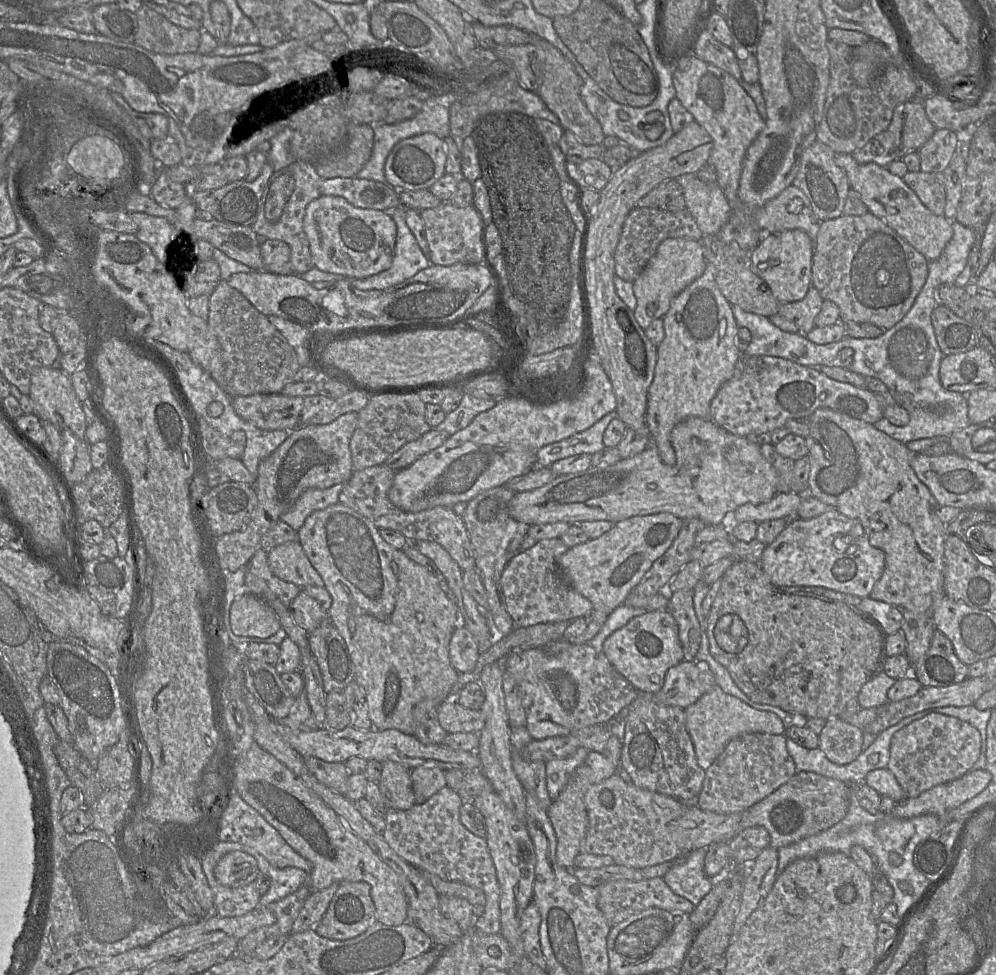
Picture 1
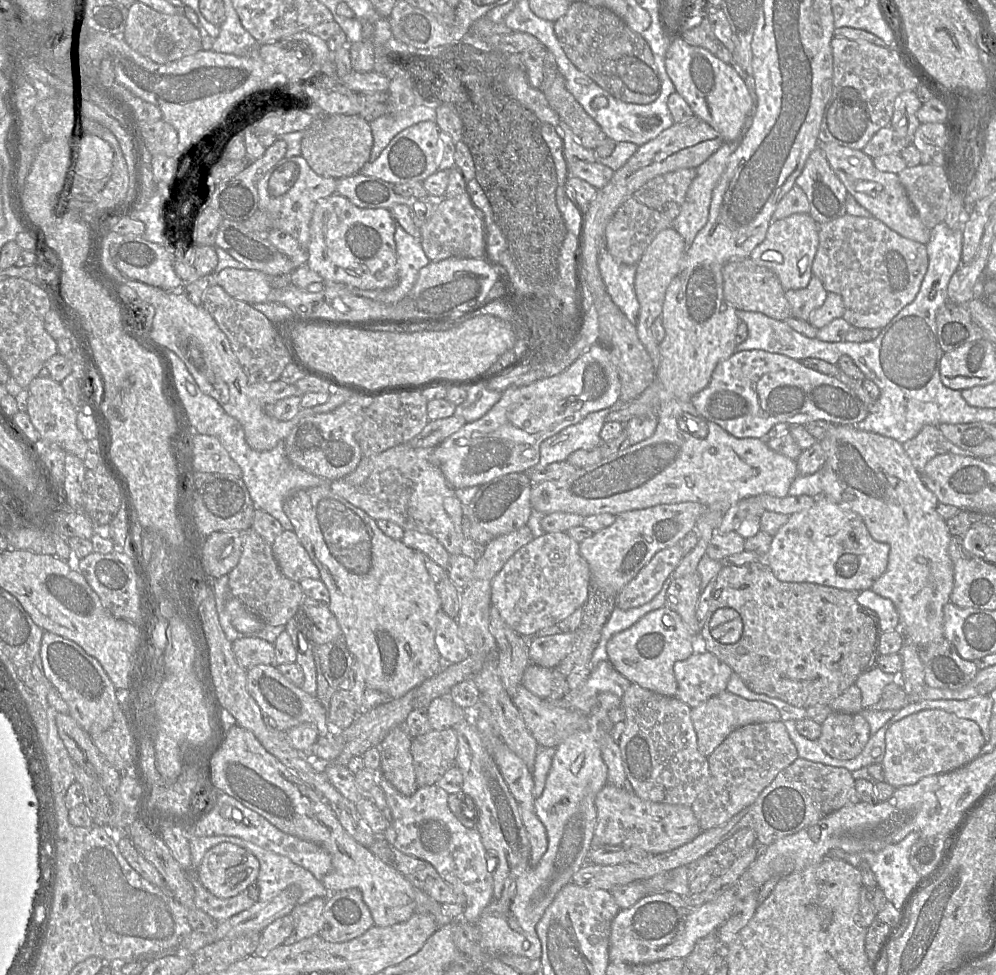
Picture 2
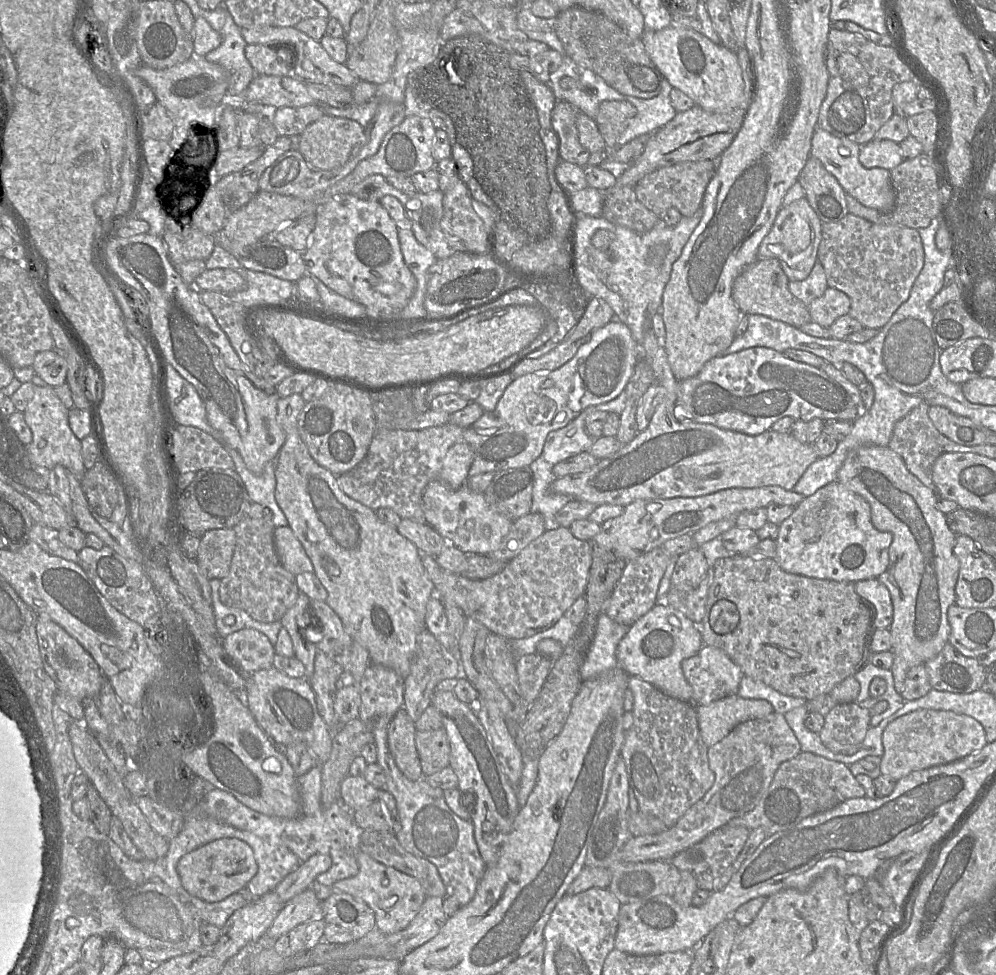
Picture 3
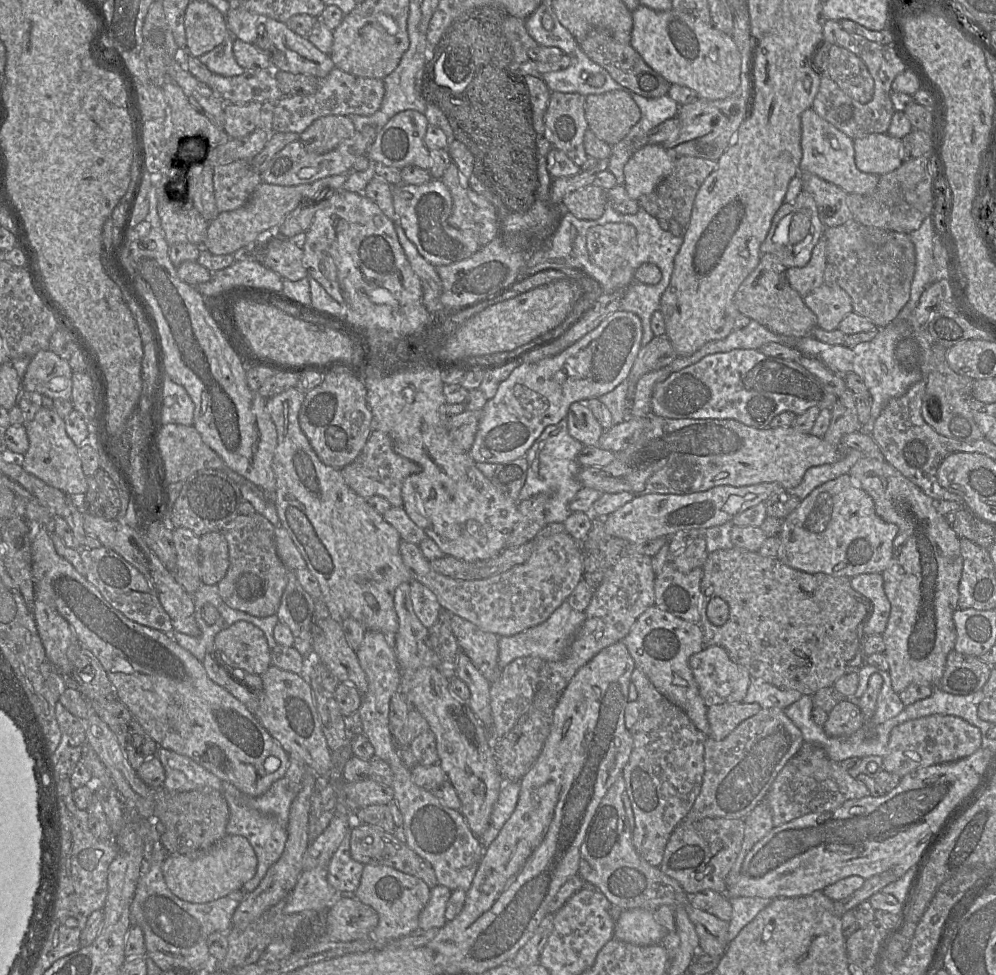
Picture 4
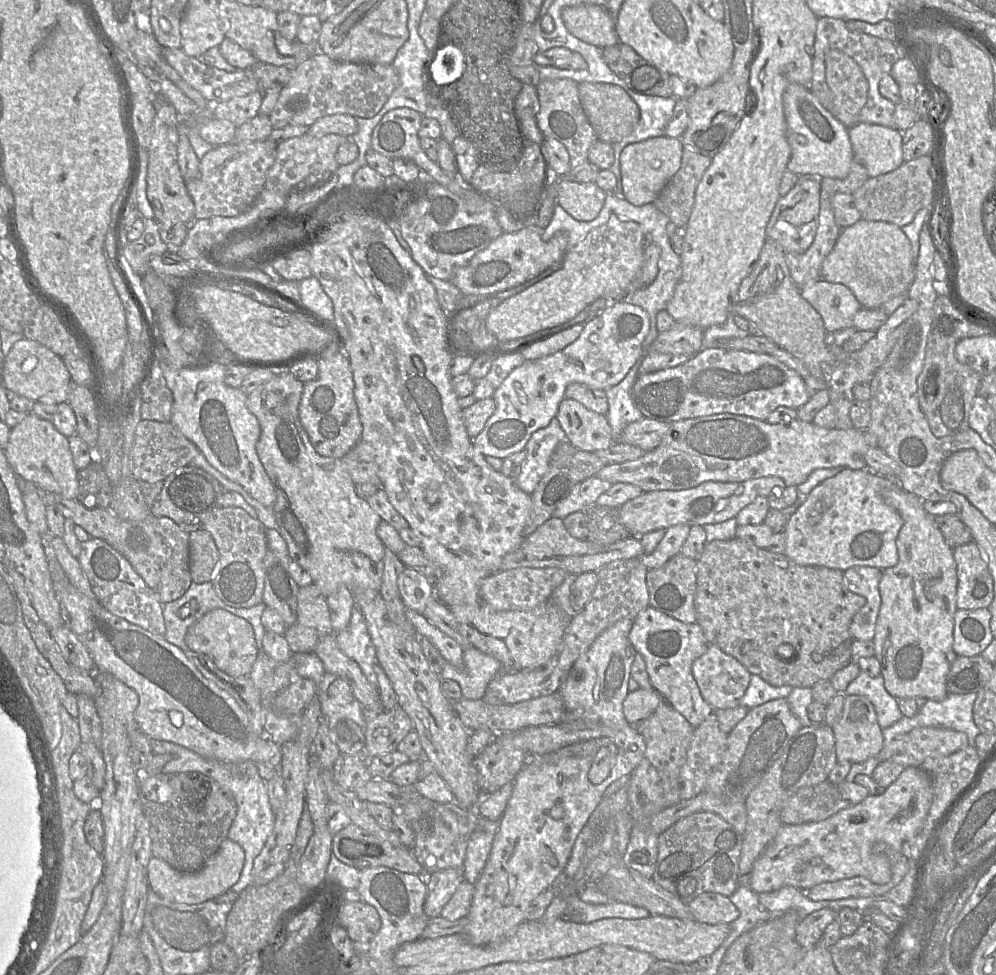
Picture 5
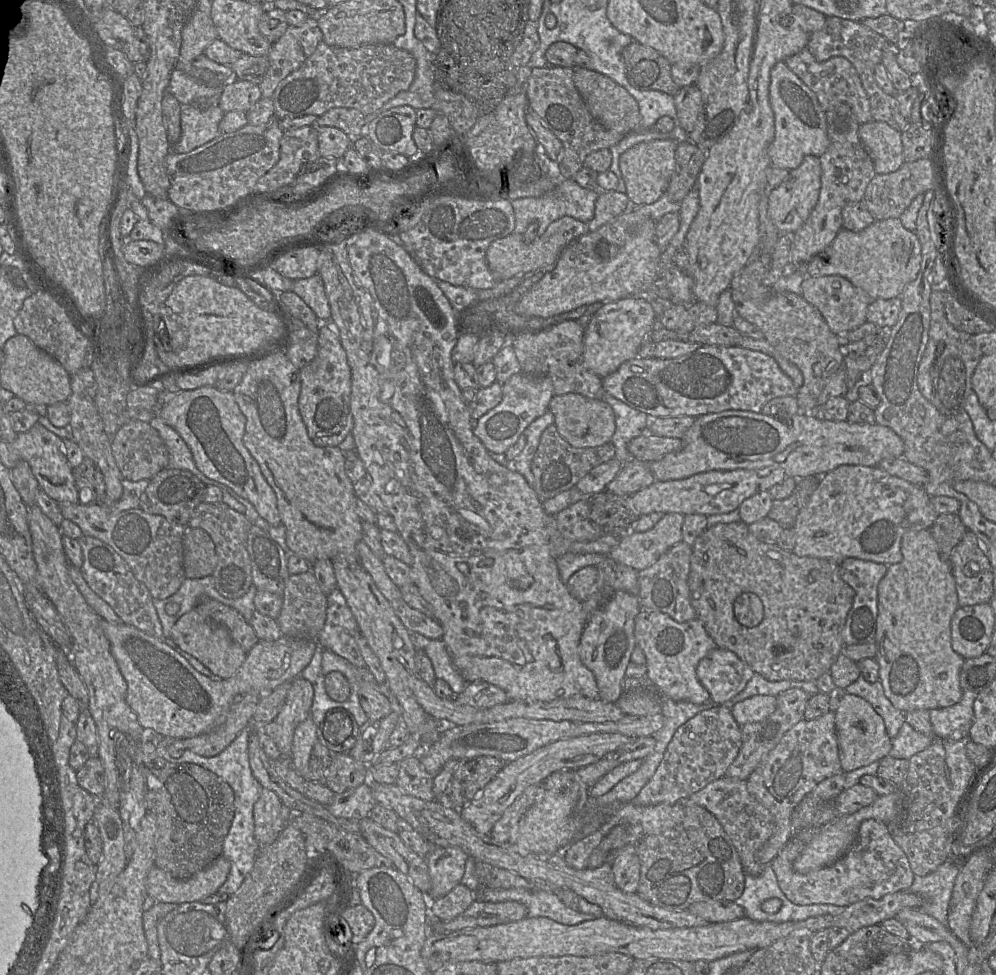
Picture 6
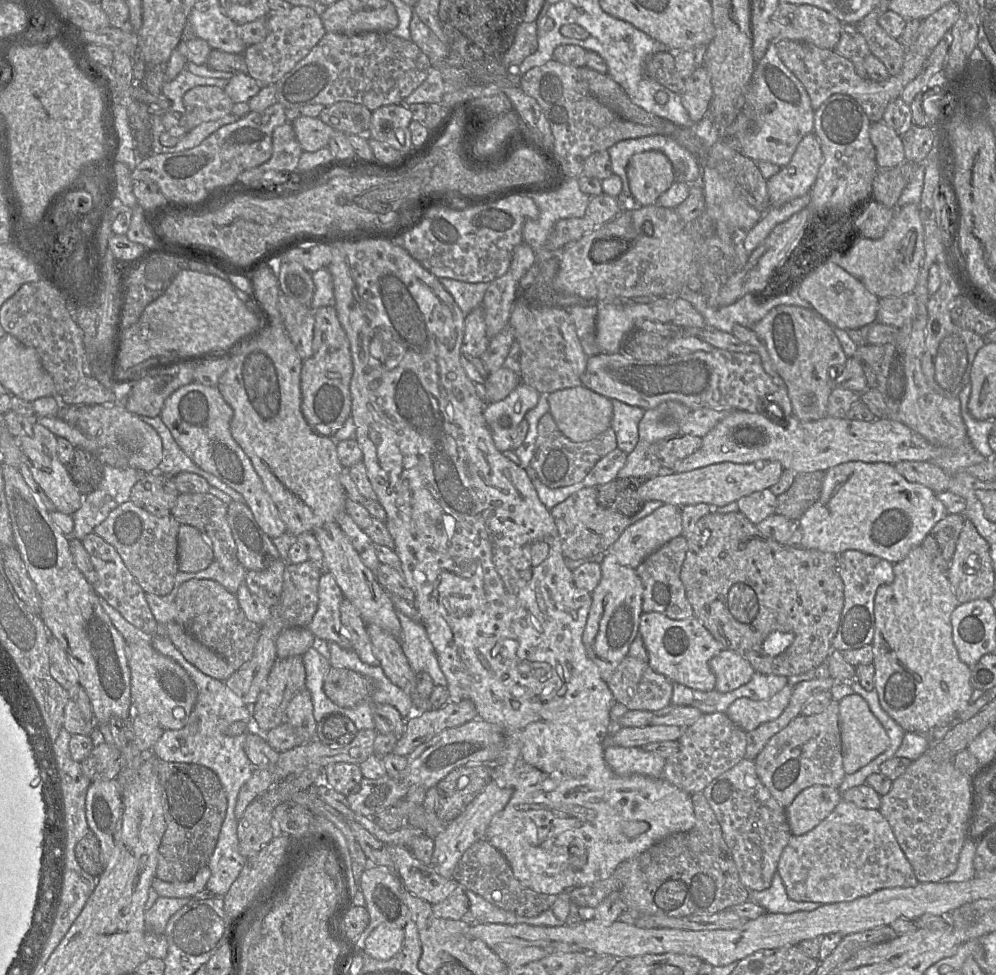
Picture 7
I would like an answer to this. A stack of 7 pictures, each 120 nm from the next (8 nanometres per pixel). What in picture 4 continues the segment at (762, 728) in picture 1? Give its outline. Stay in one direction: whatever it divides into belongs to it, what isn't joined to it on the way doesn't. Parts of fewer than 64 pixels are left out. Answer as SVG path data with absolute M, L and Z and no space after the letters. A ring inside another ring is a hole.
M724 703L707 708L710 738L720 741L734 730L742 721L757 714L762 707L757 703Z

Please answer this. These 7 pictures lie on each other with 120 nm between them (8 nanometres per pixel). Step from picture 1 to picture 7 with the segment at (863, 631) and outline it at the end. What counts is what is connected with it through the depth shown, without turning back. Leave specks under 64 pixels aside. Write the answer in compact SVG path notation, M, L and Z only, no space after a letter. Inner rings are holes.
M712 509L702 516L685 537L687 550L683 561L680 578L685 588L686 596L693 608L693 616L701 621L704 627L718 640L723 649L734 651L746 659L756 672L765 675L790 677L794 675L814 672L822 663L826 662L832 648L832 641L837 632L841 612L844 605L844 585L837 571L837 555L832 552L808 548L794 548L779 543L763 535L740 511L720 513Z

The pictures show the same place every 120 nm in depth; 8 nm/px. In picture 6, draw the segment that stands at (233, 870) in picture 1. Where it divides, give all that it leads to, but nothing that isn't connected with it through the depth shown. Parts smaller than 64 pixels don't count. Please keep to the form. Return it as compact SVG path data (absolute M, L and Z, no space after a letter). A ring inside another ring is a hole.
M220 855L209 866L191 877L176 879L154 865L146 880L147 894L164 903L199 901L204 896L218 891L226 881L230 868L230 861Z

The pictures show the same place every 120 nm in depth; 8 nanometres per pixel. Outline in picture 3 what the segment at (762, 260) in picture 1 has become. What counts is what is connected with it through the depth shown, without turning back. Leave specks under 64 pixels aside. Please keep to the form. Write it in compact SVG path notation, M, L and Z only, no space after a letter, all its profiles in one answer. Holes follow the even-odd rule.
M803 197L779 210L771 230L759 246L758 259L777 259L789 281L805 280L818 261L821 237L822 222Z

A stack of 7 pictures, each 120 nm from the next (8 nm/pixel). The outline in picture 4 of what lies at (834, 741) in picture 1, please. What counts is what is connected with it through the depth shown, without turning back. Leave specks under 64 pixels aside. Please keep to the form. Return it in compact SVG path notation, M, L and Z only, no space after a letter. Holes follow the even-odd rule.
M843 699L828 712L827 721L822 728L830 737L842 737L854 734L862 726L863 716L860 708Z

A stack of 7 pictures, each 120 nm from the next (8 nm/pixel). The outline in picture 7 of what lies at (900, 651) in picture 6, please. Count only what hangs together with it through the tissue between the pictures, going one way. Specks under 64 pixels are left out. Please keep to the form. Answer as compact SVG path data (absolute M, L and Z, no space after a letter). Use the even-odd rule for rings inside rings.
M916 546L907 556L893 564L894 580L890 584L883 584L876 590L874 597L874 636L871 643L873 648L873 665L875 667L875 687L882 708L904 729L905 732L930 734L937 727L951 726L958 715L967 709L974 688L971 685L971 668L959 658L952 639L951 614L959 604L946 572L938 569L928 558L921 546Z

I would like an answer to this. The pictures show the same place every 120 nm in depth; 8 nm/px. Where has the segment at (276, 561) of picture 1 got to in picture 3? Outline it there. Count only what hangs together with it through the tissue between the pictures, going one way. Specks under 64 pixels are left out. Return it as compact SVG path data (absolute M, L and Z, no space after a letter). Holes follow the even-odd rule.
M288 526L276 527L273 531L276 553L282 566L294 576L314 572L313 564L300 541Z

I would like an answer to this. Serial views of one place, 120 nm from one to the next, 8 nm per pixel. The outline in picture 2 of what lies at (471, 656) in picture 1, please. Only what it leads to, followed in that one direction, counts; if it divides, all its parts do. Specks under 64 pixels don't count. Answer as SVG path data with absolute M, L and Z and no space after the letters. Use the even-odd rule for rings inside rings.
M442 610L437 613L436 618L435 645L440 656L450 664L467 659L470 654L459 635L458 623Z

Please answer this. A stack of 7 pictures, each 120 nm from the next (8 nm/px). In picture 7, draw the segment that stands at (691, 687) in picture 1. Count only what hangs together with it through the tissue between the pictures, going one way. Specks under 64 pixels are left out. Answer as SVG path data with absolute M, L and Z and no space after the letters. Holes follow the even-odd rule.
M722 649L709 661L716 678L715 690L721 693L733 691L749 682L755 670L738 653Z

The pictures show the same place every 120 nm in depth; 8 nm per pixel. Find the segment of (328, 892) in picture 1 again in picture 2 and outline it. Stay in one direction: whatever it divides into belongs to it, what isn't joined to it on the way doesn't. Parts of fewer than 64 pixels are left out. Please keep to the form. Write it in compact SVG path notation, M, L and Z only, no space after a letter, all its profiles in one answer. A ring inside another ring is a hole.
M314 898L307 903L296 905L290 915L294 928L284 944L294 944L305 938L317 935L324 926L323 910L325 898Z

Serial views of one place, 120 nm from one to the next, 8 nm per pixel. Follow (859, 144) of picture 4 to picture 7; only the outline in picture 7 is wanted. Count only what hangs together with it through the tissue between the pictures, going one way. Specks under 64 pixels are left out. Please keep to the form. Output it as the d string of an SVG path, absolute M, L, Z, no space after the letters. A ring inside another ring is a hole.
M883 121L871 122L869 137L879 169L893 168L906 161L901 137Z

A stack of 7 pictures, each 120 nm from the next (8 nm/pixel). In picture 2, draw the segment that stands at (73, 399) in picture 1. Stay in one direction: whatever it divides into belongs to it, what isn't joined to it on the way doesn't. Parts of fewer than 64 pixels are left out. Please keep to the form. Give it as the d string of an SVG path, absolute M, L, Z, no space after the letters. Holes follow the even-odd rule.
M41 373L30 383L27 414L39 433L41 444L56 443L66 453L72 453L84 460L87 452L87 440L77 427L77 409L65 396L61 383L54 381L48 375Z

